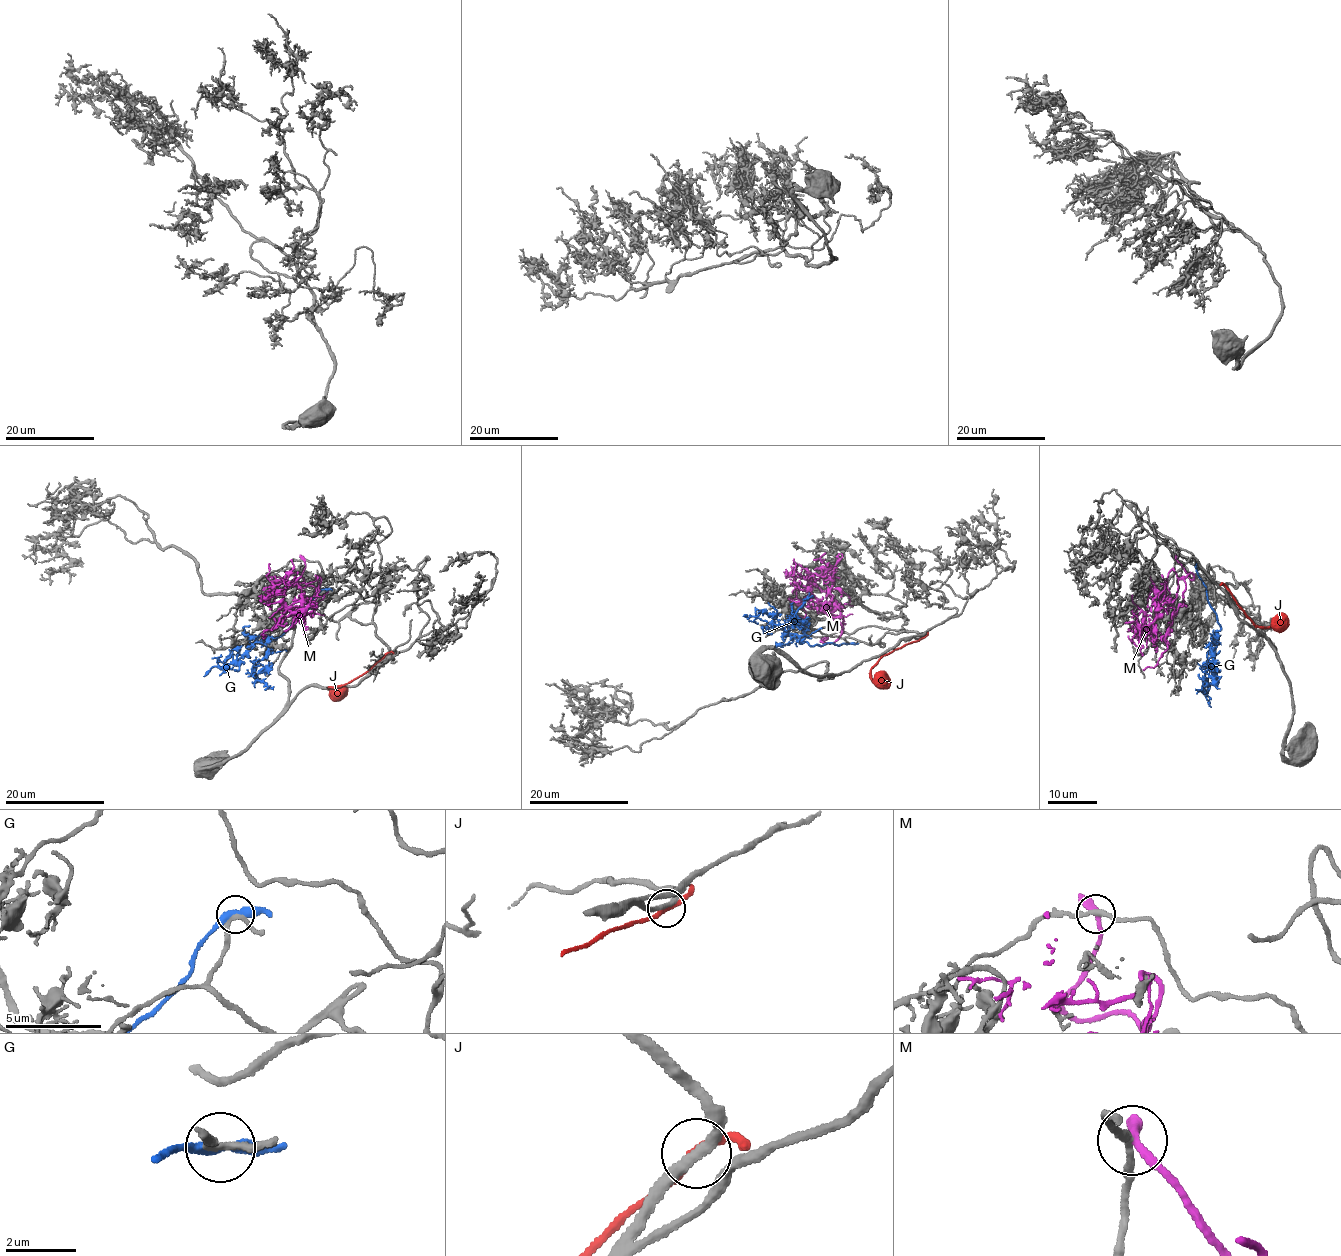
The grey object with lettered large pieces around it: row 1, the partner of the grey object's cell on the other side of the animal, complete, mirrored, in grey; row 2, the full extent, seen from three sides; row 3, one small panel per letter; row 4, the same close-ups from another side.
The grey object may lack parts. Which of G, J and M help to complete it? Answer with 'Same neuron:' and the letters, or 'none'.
Same neuron: G

